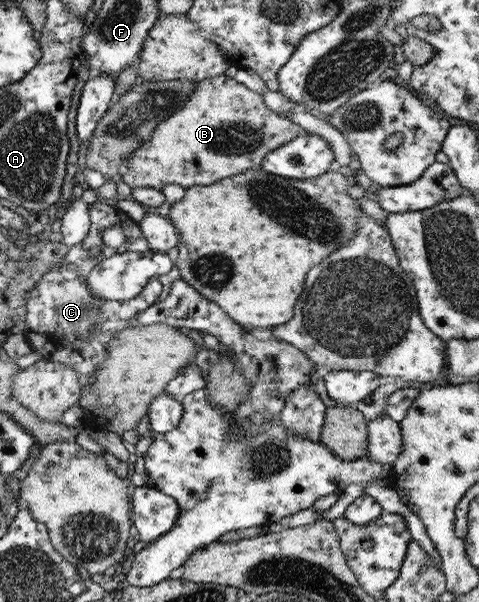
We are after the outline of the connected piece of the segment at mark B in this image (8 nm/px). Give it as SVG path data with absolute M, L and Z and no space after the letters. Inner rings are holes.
M225 74L201 79L195 87L190 99L186 100L177 112L164 118L154 128L151 138L129 155L128 169L123 171L123 181L131 189L151 187L162 190L168 183L176 183L187 189L192 186L216 184L226 177L259 167L270 152L301 135L309 135L309 132L292 120L284 121L280 115L274 115L264 105L262 95L250 91L246 85Z

